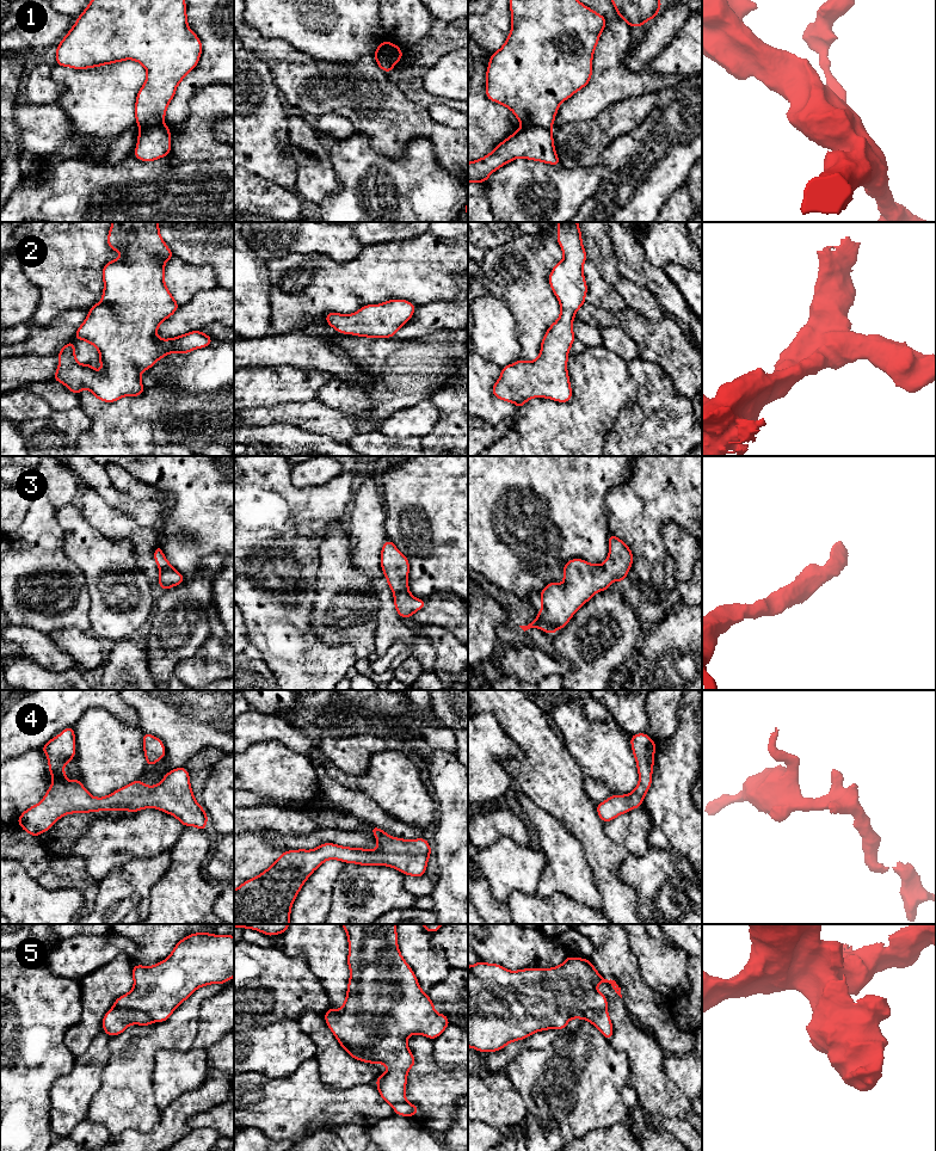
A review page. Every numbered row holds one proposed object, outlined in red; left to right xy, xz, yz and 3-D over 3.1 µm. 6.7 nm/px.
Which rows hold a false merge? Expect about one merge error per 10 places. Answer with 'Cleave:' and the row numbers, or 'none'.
Cleave: 1, 5

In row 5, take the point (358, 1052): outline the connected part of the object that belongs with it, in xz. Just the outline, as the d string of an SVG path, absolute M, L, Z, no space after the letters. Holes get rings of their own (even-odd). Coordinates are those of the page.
M341 1042L339 1044L352 1058L364 1063L371 1063L371 1060L368 1057L368 1053L371 1046L362 1046L362 1045L350 1046Z

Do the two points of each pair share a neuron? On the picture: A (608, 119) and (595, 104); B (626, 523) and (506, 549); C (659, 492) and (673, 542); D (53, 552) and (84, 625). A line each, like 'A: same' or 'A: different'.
A: different
B: different
C: different
D: same

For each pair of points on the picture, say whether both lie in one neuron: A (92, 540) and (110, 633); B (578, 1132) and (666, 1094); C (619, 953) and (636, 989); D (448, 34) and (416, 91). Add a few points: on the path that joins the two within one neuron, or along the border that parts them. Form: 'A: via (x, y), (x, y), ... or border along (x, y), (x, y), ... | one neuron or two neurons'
A: via (94, 562), (94, 586), (105, 610) | one neuron
B: border along (628, 1077), (628, 1083), (636, 1094), (639, 1103) | two neurons
C: via (619, 961), (629, 980) | one neuron
D: via (433, 48), (416, 66), (416, 77) | one neuron

